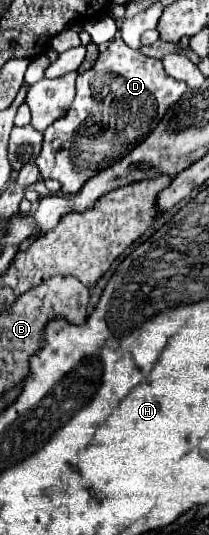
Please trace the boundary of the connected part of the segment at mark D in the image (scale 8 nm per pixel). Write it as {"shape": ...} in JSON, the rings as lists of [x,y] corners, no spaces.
{"shape":[[[116,38],[100,52],[96,64],[78,76],[76,88],[76,100],[66,116],[44,132],[44,146],[36,160],[42,178],[58,180],[64,194],[76,194],[88,178],[124,158],[154,130],[188,86],[168,76],[162,60],[148,58]]]}

